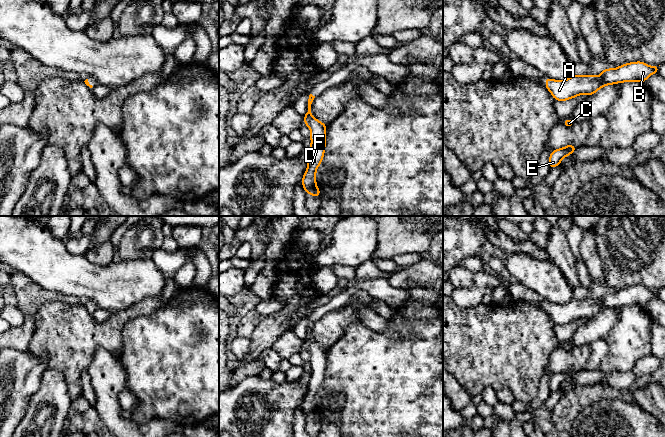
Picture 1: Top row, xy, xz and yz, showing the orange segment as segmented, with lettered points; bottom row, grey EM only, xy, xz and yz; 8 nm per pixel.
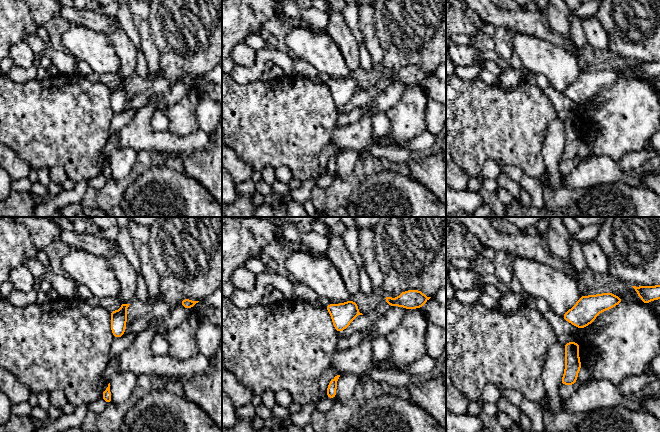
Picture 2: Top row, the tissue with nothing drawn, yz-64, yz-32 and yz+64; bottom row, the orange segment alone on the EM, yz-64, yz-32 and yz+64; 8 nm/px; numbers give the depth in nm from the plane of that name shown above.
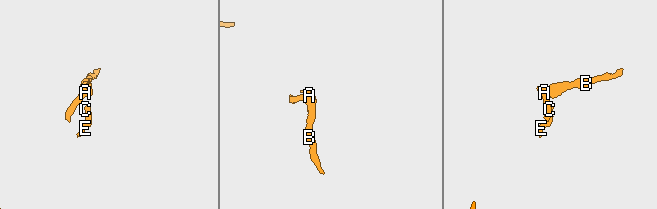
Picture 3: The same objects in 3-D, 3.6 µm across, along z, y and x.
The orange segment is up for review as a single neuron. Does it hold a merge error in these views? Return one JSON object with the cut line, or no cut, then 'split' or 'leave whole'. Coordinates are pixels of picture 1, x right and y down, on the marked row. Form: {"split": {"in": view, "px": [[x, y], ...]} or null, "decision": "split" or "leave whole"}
{"split": null, "decision": "leave whole"}

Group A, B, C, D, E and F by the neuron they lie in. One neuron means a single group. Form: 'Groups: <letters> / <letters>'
Groups: A B C D E F

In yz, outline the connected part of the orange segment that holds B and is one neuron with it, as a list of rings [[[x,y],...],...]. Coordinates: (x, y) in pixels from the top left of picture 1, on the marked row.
[[[632,62],[614,69],[604,69],[600,76],[577,76],[573,74],[567,80],[553,80],[546,77],[545,86],[552,97],[558,101],[565,101],[581,94],[592,96],[605,85],[621,82],[639,81],[644,83],[652,74],[658,73],[659,66],[648,66],[644,62]]]

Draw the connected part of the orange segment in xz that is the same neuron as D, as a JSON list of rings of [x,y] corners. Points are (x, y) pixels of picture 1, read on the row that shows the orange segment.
[[[309,95],[308,111],[304,116],[304,124],[311,130],[310,157],[307,161],[308,167],[302,177],[302,185],[306,194],[320,197],[320,190],[316,186],[316,169],[323,160],[326,145],[326,127],[324,123],[318,121],[311,115],[311,104],[315,96]]]

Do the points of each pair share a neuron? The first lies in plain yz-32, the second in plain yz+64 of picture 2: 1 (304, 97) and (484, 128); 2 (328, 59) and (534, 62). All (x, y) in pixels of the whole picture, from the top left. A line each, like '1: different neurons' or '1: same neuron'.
1: same neuron
2: same neuron

